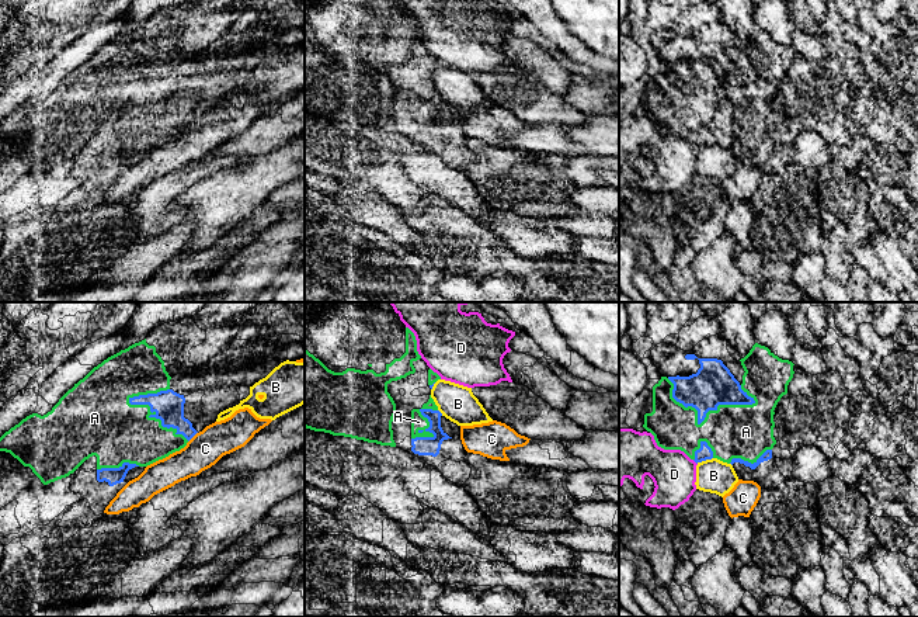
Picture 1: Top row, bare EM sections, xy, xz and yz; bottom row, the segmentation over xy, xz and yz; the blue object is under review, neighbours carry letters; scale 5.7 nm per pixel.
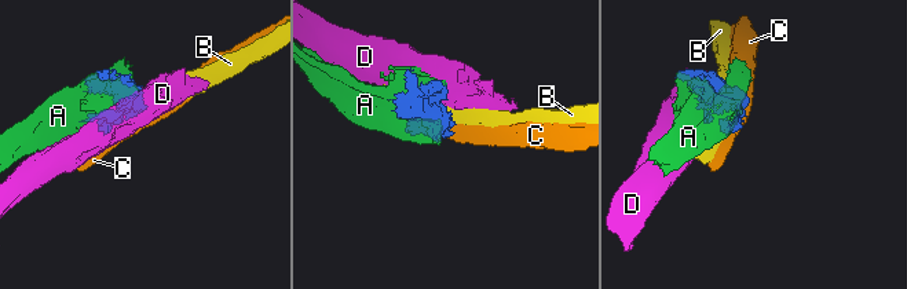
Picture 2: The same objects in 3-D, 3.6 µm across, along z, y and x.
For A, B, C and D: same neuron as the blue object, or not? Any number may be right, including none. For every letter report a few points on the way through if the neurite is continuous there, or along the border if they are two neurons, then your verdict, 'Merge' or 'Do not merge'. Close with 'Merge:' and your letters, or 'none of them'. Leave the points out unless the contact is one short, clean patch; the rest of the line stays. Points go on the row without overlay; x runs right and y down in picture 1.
A: Do not merge
B: Do not merge
C: Boundary: xy (197, 117), (188, 127). Do not merge
D: Do not merge
Merge: none of them

